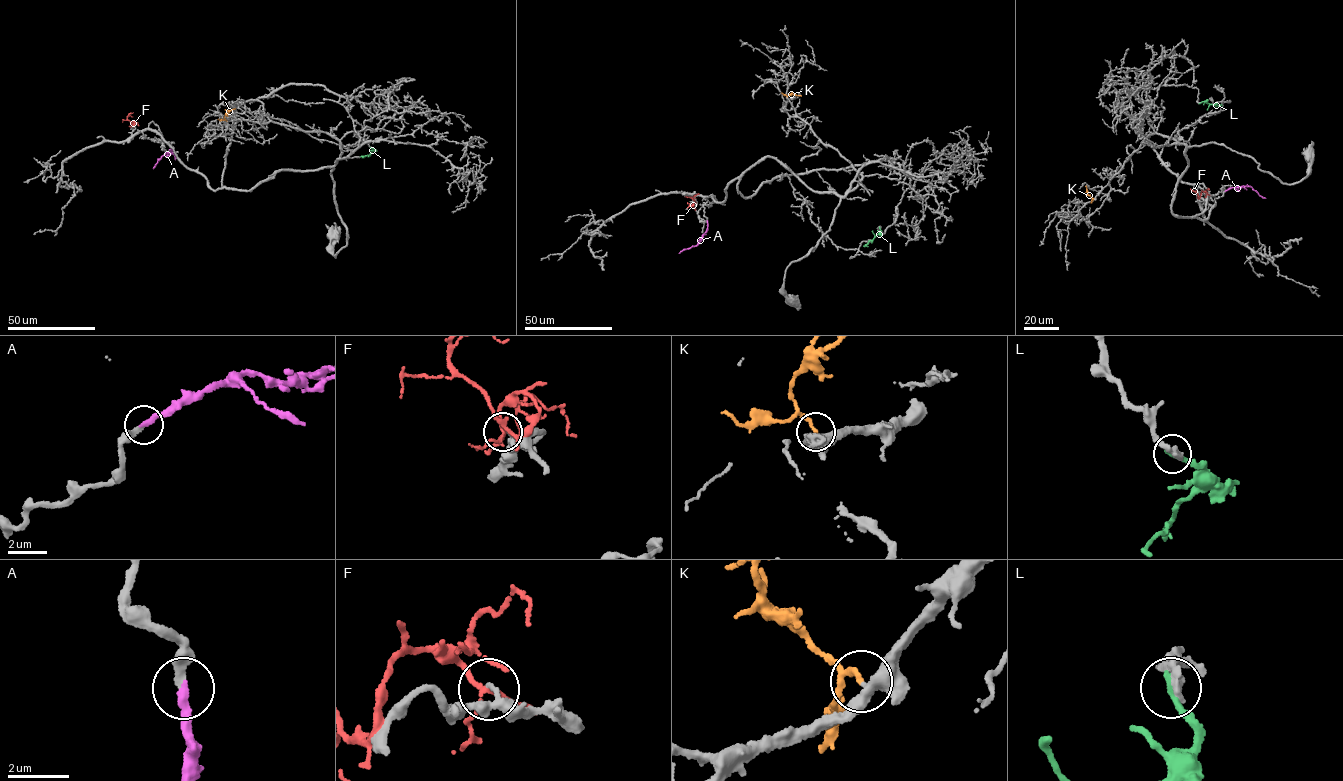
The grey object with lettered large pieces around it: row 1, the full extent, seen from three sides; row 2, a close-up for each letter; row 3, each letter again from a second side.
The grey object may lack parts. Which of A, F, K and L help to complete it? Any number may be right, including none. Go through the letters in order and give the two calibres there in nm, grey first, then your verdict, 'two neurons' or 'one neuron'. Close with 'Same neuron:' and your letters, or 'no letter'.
A: calibres 320 and 300 nm; one neuron
F: calibres 120 and 160 nm; two neurons
K: calibres 400 and 180 nm; one neuron
L: calibres 400 and 300 nm; two neurons
Same neuron: A, K

